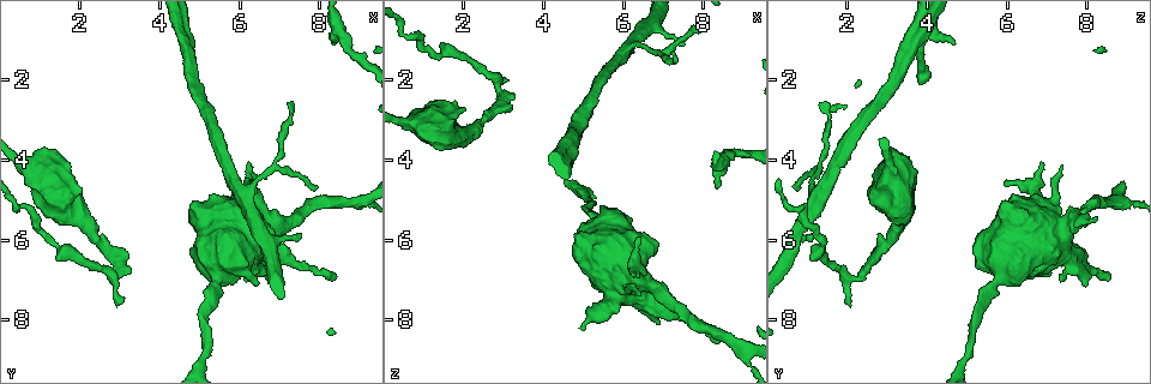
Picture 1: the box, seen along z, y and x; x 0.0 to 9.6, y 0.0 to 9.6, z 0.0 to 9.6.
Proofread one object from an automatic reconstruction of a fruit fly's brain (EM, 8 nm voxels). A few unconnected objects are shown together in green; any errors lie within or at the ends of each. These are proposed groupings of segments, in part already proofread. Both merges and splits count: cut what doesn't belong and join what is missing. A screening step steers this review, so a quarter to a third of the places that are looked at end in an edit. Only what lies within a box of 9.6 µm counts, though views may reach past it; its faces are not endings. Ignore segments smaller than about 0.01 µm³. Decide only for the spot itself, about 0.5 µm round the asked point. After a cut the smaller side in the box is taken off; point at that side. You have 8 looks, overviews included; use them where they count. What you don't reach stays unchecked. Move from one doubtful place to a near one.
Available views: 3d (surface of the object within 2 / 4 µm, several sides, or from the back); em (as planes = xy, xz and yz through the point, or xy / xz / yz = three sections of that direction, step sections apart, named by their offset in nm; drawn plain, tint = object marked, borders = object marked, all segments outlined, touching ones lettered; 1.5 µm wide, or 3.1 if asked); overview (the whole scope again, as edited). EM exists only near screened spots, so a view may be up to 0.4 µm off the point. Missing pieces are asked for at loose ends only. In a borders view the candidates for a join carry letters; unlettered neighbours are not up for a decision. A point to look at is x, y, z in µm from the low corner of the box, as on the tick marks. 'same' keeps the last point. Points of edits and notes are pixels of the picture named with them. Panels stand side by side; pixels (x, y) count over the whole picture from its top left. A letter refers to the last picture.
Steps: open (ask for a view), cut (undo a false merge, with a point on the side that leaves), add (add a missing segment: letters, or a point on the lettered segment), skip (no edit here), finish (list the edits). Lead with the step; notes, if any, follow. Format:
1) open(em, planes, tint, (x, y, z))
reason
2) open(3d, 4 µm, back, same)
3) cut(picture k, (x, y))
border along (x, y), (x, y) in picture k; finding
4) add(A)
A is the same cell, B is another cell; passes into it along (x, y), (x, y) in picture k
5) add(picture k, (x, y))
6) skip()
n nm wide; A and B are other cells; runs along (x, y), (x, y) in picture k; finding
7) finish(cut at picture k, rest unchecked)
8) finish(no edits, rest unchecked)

open(em, planes, plain, (6.20, 4.05, 6.85))
an open end

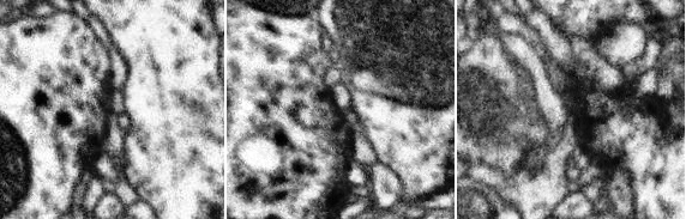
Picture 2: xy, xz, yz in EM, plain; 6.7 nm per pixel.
open(em, planes, borders, same)

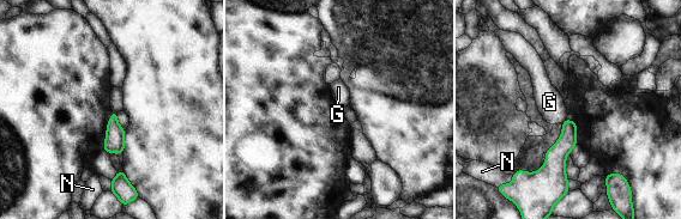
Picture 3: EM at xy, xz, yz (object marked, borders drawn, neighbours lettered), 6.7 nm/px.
skip()
G and N are other cells; no lettered segment goes on from it

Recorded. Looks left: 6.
open(em, 3.1 µm, xz, step 16, borders, (6.80, 7.10, 8.00))
branch stops here

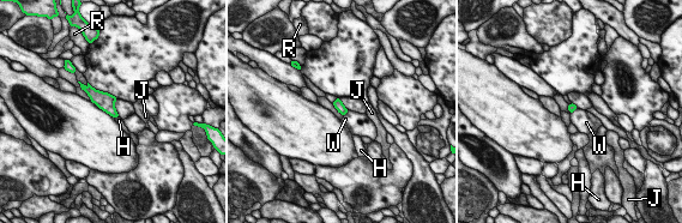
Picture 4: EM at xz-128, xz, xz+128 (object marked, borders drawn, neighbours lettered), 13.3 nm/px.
open(em, 3.1 µm, xy, step 16, borders, same)
another direction

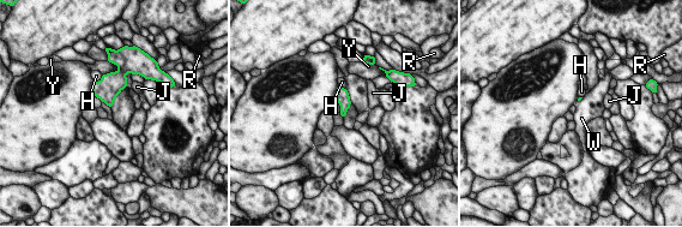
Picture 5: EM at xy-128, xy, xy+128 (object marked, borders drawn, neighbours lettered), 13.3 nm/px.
skip()
H, J, R, W and Y are other cells; border along (350, 103), (344, 118) in picture 5; no lettered segment goes on from it

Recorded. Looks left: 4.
open(em, planes, borders, (7.95, 4.75, 0.70))
thin end

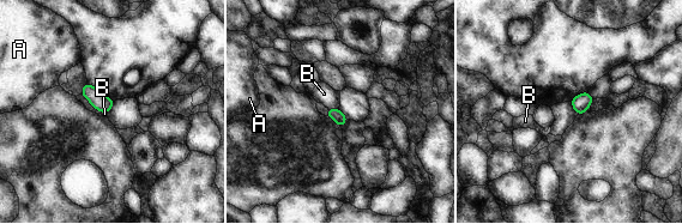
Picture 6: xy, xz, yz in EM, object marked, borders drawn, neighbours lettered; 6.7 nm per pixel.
skip()
80 nm wide; A and B are other cells; border along (327, 107), (338, 109) in picture 6; no lettered segment goes on from it

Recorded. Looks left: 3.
finish(no edits, rest unchecked)

